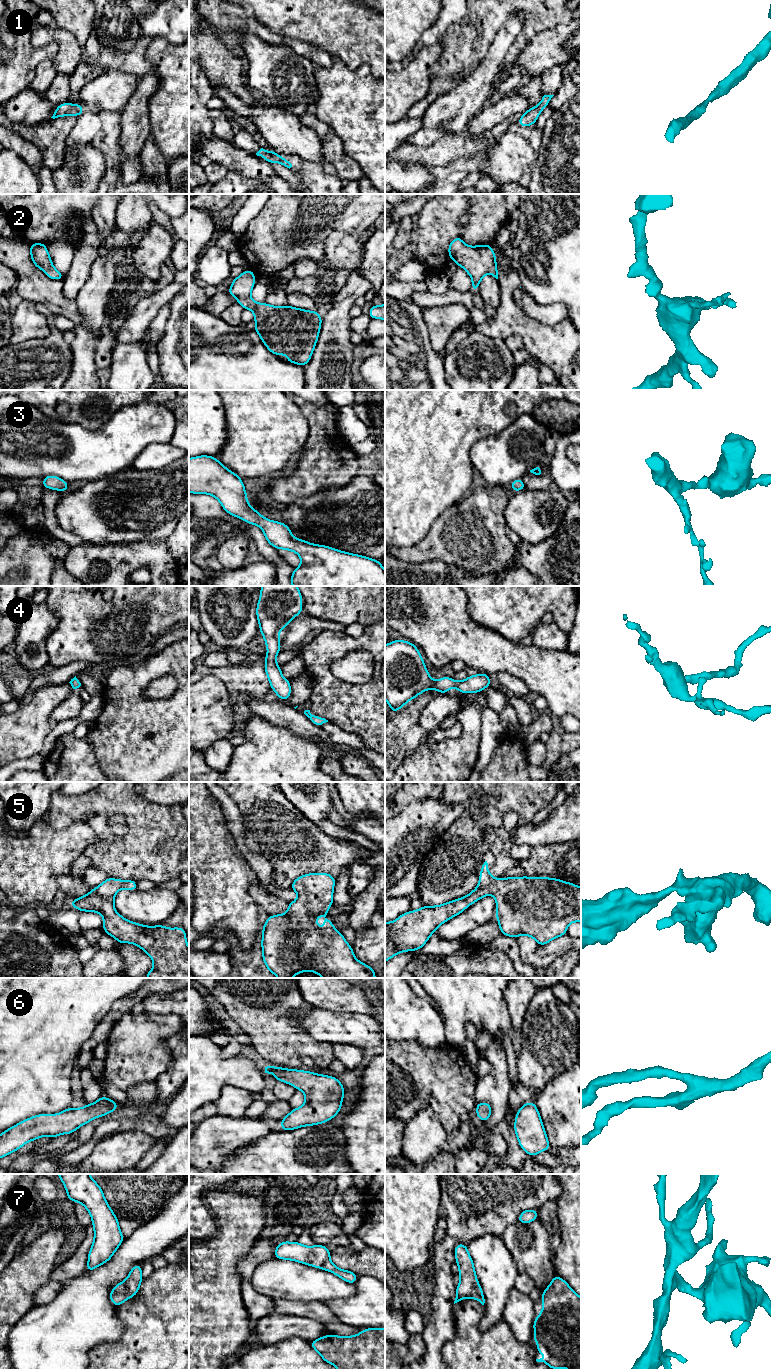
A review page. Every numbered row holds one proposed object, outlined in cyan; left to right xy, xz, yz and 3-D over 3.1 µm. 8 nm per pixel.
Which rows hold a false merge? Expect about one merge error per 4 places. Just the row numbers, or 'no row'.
no row

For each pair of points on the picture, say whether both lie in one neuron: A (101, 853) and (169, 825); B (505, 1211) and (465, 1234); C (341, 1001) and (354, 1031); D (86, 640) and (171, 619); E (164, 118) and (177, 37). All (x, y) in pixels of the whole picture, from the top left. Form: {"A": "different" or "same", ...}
{"A": "same", "B": "same", "C": "different", "D": "same", "E": "different"}

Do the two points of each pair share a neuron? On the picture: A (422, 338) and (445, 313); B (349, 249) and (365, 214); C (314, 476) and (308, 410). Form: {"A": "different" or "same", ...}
{"A": "different", "B": "different", "C": "same"}

